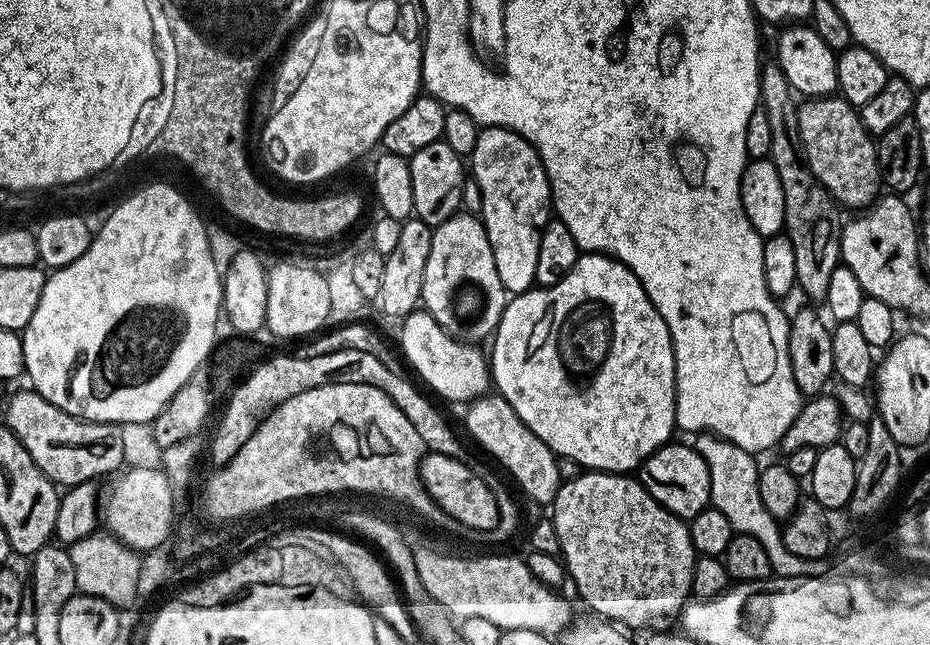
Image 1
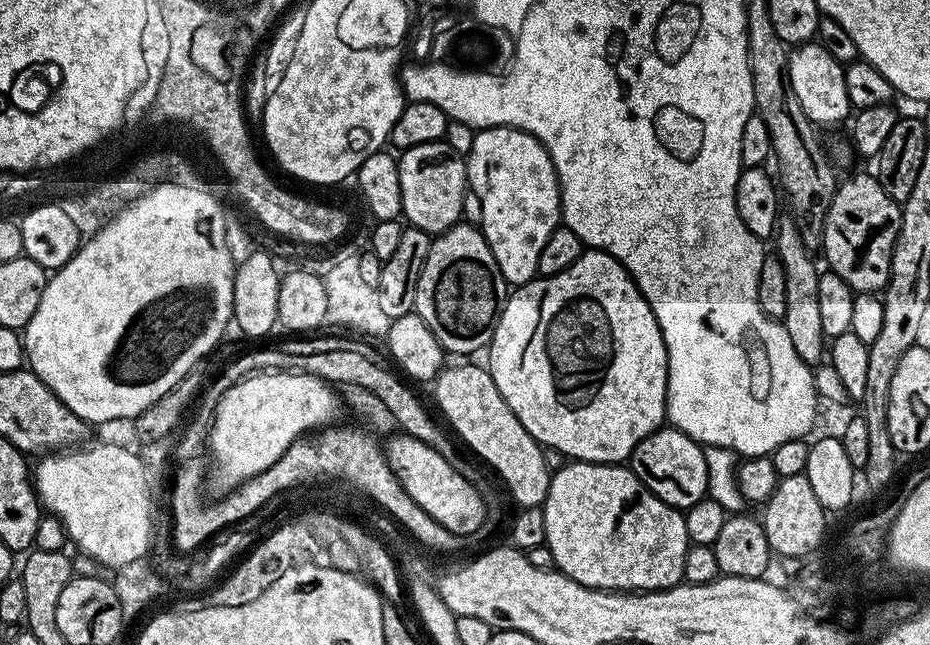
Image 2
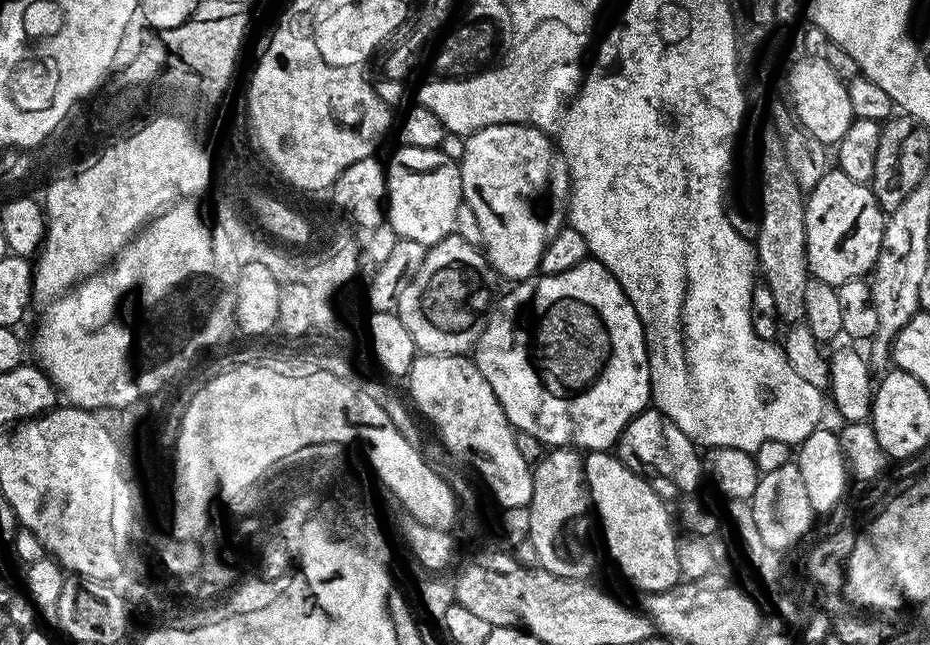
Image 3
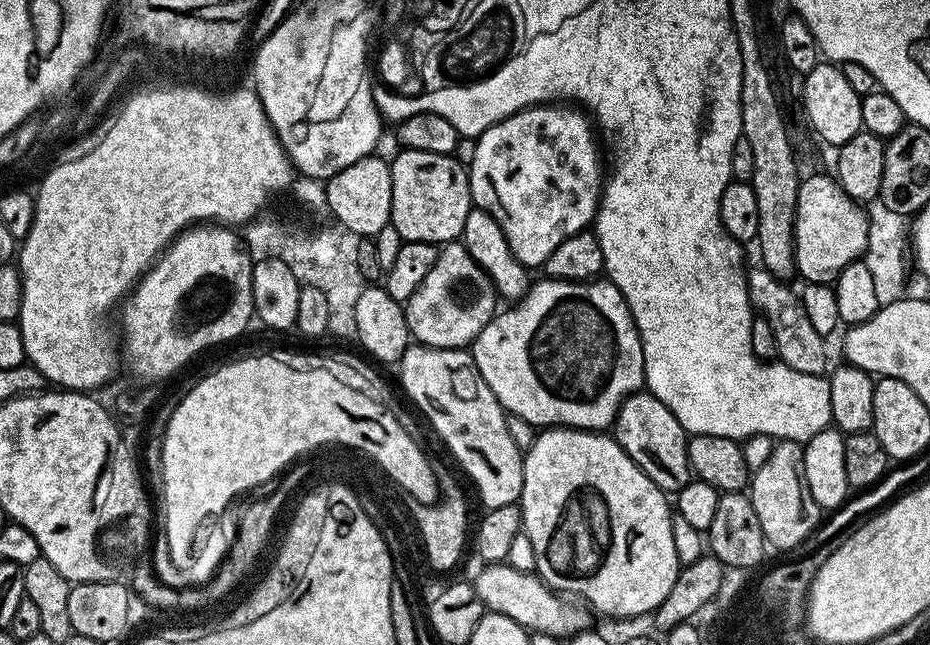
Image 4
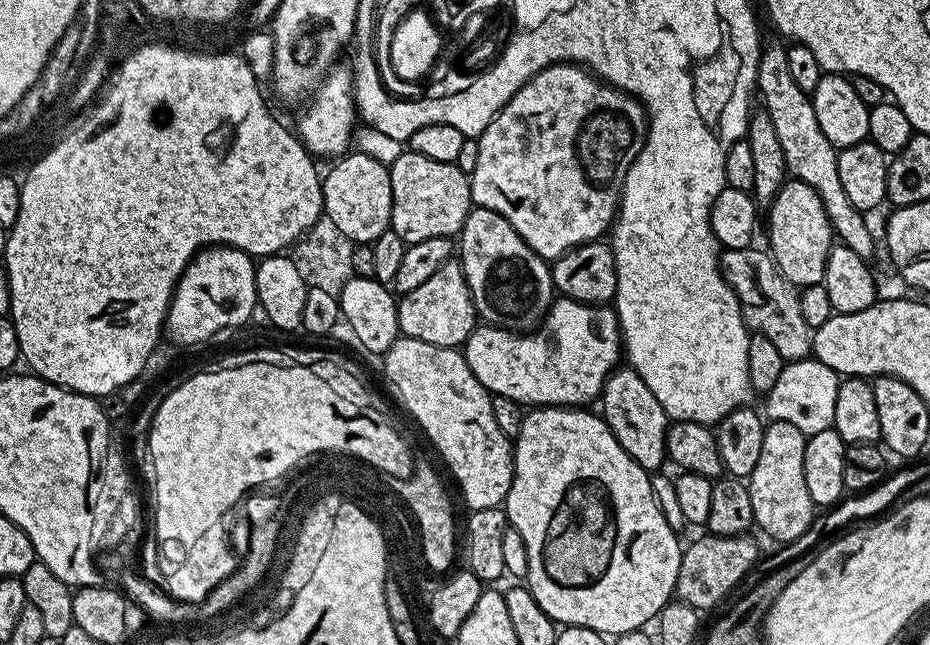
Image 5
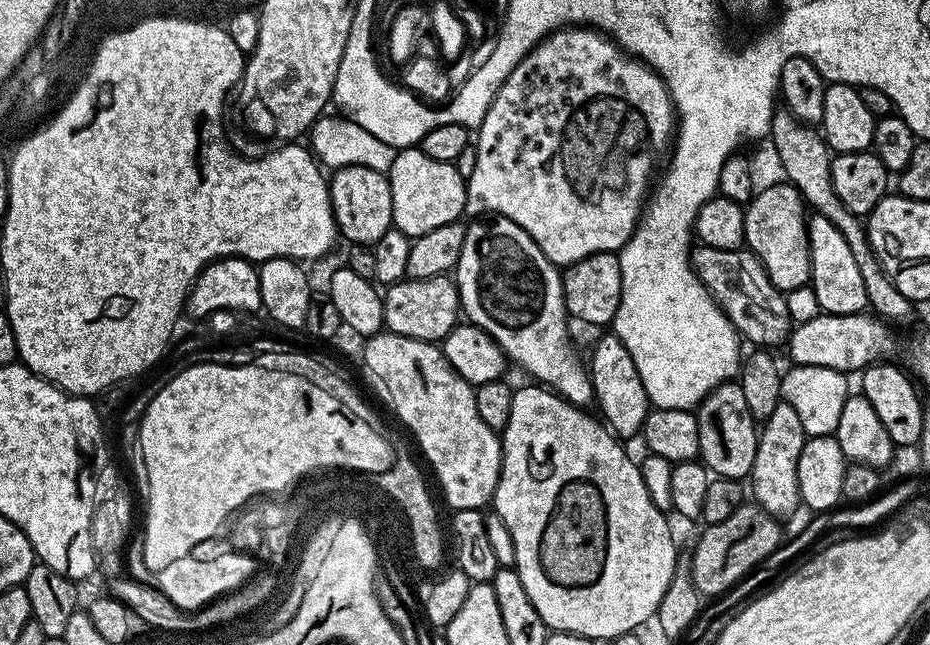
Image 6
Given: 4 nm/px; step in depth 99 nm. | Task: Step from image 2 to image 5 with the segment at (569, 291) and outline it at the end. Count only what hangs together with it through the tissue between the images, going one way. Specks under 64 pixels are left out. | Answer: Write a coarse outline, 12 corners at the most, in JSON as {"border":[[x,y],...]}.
{"border":[[553,299],[542,323],[462,345],[492,396],[588,406],[622,360],[615,307]]}

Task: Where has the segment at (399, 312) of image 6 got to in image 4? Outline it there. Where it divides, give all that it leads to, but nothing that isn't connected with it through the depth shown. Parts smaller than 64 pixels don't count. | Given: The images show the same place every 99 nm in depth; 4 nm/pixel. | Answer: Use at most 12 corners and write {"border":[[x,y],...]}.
{"border":[[463,243],[404,304],[413,341],[467,349],[498,311]]}

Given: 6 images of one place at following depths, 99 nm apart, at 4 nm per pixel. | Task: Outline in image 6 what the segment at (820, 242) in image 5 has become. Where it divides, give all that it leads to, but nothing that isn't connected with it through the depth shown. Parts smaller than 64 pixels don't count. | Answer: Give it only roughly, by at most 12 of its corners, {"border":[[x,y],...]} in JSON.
{"border":[[779,182],[744,209],[744,244],[785,294],[811,281],[800,191]]}

